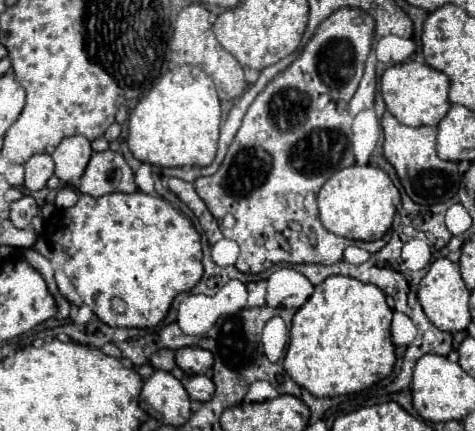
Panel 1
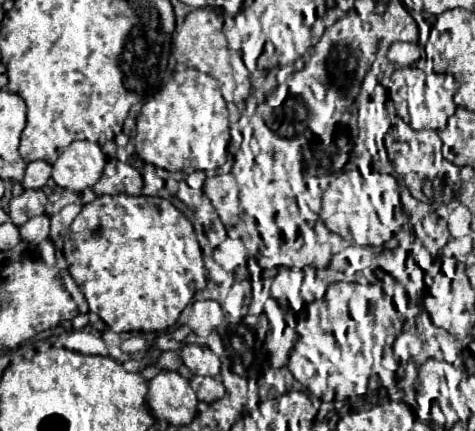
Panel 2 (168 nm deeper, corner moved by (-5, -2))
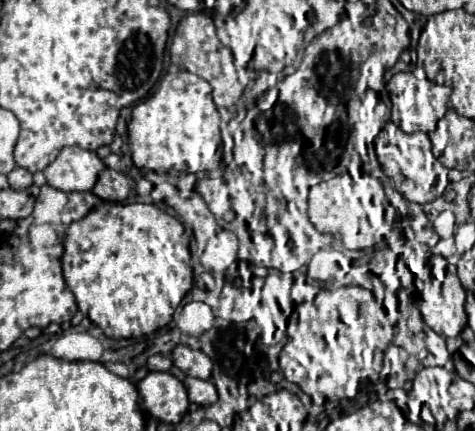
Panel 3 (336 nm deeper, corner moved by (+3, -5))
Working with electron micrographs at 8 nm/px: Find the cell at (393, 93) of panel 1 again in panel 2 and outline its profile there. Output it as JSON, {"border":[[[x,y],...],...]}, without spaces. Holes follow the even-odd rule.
{"border":[[[416,66],[396,68],[390,86],[388,97],[393,102],[396,114],[403,121],[410,124],[414,130],[440,130],[446,126],[446,120],[454,114],[456,106],[452,102],[454,98],[454,80],[450,74],[424,74]]]}

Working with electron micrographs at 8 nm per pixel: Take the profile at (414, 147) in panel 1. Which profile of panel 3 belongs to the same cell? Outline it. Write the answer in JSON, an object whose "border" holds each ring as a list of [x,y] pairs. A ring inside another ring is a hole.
{"border":[[[392,121],[386,123],[376,137],[376,155],[382,171],[394,181],[394,189],[398,193],[420,205],[438,199],[448,185],[448,169],[432,155],[432,143],[428,137],[429,133],[404,133]]]}

